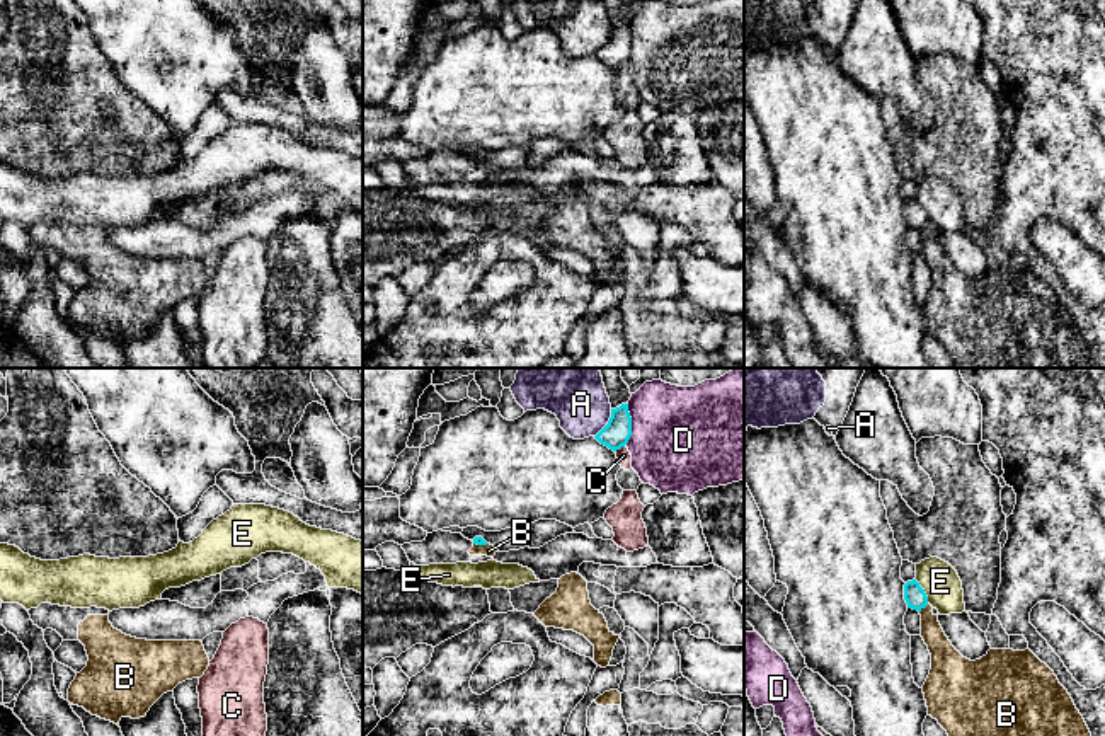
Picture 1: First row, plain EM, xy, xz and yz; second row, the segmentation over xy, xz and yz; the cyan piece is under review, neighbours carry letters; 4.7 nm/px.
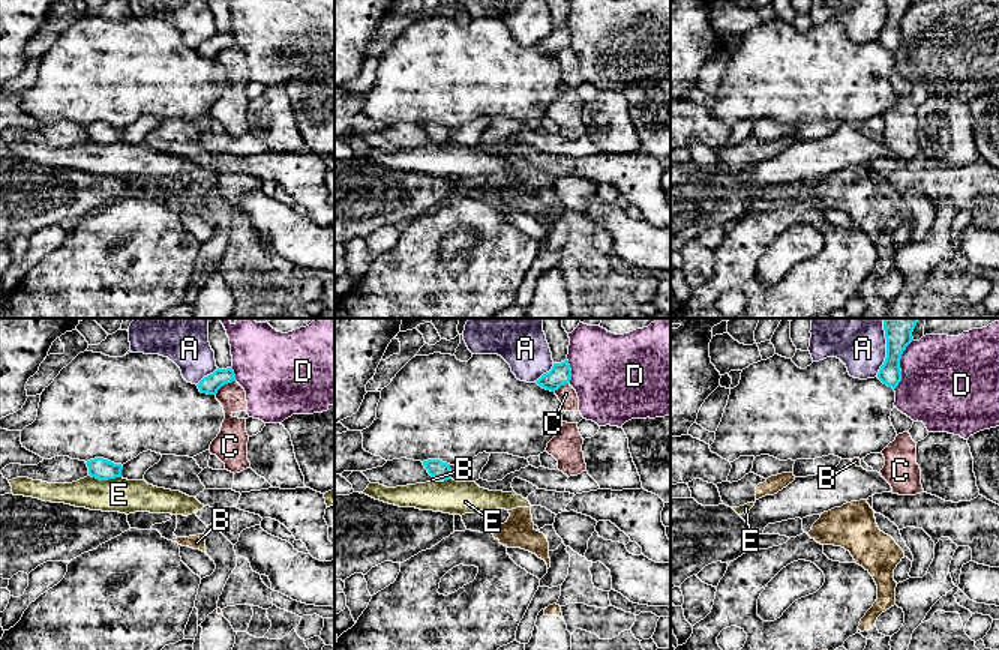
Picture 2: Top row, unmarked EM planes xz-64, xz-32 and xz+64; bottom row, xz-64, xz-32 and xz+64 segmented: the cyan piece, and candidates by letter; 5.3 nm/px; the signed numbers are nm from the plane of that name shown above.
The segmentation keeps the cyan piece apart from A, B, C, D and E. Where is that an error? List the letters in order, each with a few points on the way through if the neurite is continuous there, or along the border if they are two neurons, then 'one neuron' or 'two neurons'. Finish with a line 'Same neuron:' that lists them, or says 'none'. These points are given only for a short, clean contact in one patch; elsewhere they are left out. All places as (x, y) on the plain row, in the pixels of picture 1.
A: two neurons
B: border yz (928, 222), (920, 230); two neurons
C: border xz (625, 62), (615, 70); two neurons
D: border xz (629, 22), (630, 57), (625, 62); two neurons
E: border yz (915, 198), (928, 220); two neurons
Same neuron: none

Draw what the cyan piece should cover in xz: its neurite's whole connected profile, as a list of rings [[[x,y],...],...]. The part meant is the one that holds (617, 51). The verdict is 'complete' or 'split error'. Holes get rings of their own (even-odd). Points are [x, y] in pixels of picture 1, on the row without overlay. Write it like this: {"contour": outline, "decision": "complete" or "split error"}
{"contour": [[[628,22],[611,27],[608,43],[594,55],[601,63],[616,70],[628,61],[632,55],[632,36]]], "decision": "complete"}

